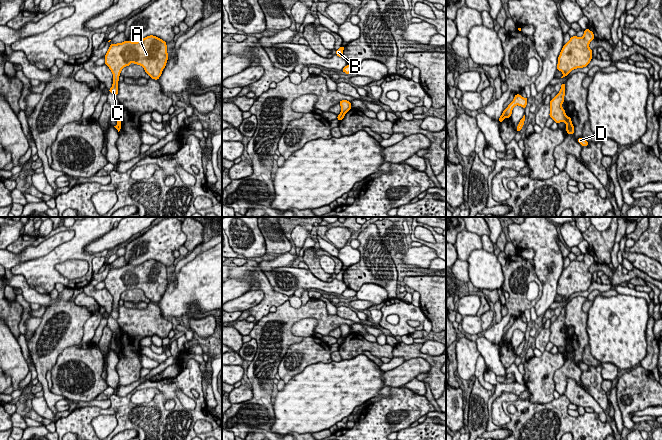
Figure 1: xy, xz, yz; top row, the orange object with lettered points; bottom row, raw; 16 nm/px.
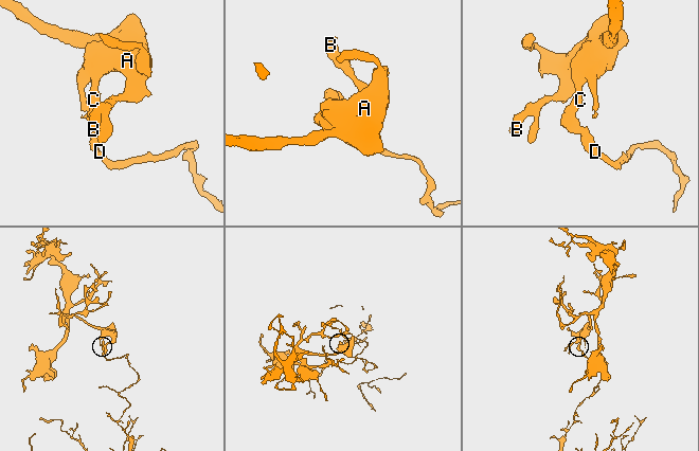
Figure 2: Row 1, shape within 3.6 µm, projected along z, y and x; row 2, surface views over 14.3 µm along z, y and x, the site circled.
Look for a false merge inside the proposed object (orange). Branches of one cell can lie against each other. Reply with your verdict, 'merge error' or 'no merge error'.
merge error

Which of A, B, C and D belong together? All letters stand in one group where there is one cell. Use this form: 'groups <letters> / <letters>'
groups A B C / D

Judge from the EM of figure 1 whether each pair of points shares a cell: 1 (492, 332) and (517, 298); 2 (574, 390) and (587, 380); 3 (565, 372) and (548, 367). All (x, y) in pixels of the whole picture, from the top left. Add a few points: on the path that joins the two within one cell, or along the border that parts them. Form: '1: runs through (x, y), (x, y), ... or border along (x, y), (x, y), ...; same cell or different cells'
1: runs through (501, 324), (516, 307); same cell
2: border along (582, 388), (599, 404); different cells
3: border along (565, 360), (554, 374), (555, 389); different cells

